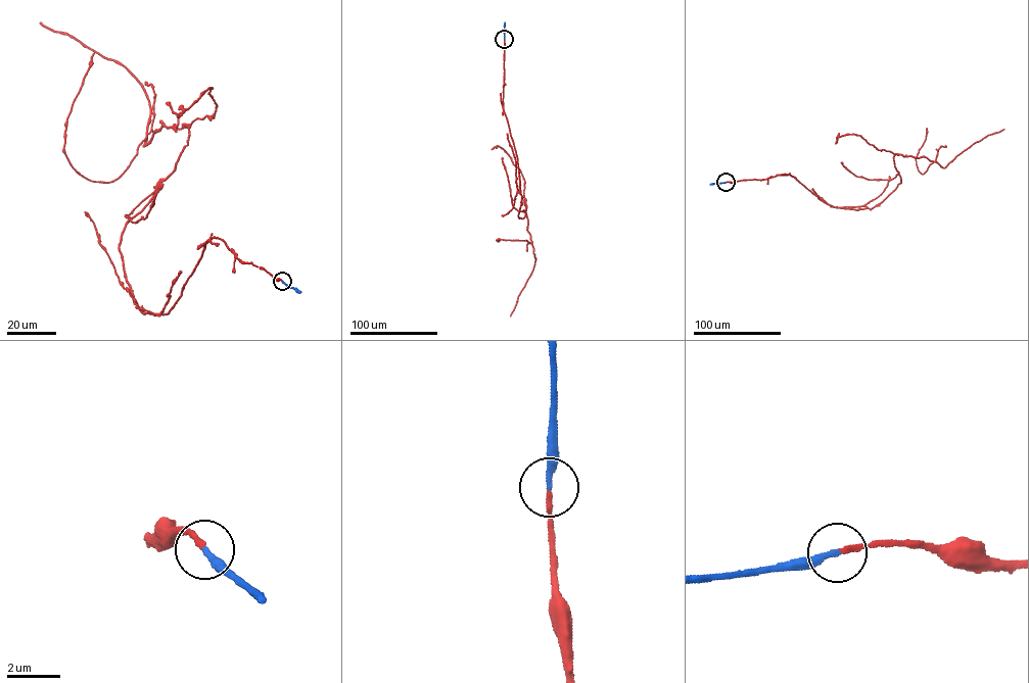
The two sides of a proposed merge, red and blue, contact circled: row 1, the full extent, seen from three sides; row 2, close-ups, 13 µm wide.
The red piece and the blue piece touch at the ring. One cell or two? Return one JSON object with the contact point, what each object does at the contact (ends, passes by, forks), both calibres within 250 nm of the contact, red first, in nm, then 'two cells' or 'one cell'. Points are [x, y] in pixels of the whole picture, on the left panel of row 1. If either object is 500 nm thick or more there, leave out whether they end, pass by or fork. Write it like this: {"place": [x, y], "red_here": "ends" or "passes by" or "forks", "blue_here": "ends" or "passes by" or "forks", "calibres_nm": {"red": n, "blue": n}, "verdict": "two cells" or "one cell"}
{"place": [282, 281], "red_here": "ends", "blue_here": "ends", "calibres_nm": {"red": 200, "blue": 240}, "verdict": "one cell"}

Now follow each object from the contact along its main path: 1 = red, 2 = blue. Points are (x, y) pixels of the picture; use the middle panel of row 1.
1: (504, 39), (503, 104), (517, 162), (521, 198), (517, 215), (524, 215), (525, 198), (535, 258), (510, 315)
2: (504, 39), (505, 21)

